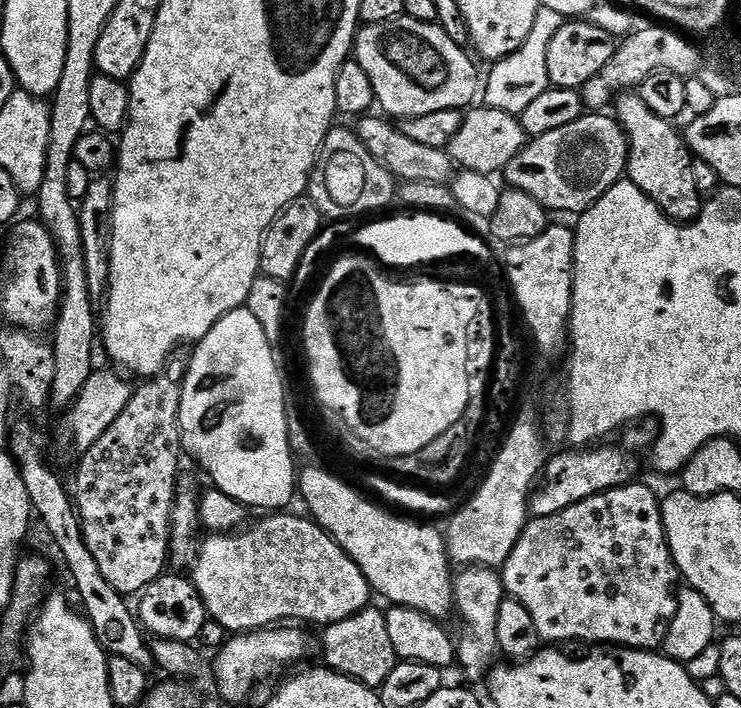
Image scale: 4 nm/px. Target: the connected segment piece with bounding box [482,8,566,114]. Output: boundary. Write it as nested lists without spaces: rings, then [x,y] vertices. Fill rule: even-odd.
[[[540,8],[534,18],[534,27],[530,29],[530,34],[514,54],[506,58],[495,61],[488,72],[488,89],[483,89],[482,100],[489,108],[519,114],[534,102],[534,98],[539,98],[548,89],[548,71],[546,70],[546,50],[550,50],[550,41],[554,34],[562,30],[566,18],[562,14],[557,14],[555,10]]]

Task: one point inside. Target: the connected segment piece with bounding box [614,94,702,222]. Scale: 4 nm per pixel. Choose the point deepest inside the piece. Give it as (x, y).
(659, 162)

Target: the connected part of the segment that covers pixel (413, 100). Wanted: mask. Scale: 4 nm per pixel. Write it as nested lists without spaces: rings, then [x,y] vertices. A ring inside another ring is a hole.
[[[406,15],[390,22],[363,25],[357,31],[354,41],[354,59],[362,66],[362,70],[366,70],[366,74],[374,86],[376,104],[384,107],[389,112],[385,113],[392,118],[434,114],[434,110],[467,109],[473,103],[471,100],[475,96],[477,99],[478,88],[476,92],[476,68],[464,51],[465,49],[461,45],[455,44],[440,29],[439,24],[418,22],[411,20]]]

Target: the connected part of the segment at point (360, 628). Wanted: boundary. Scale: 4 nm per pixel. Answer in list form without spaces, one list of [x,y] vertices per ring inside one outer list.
[[[369,606],[350,618],[342,618],[342,622],[327,625],[323,632],[323,663],[333,672],[354,678],[359,684],[373,690],[379,690],[386,682],[386,678],[390,678],[390,670],[394,670],[398,657],[394,650],[394,642],[390,642],[386,618],[381,609]]]

